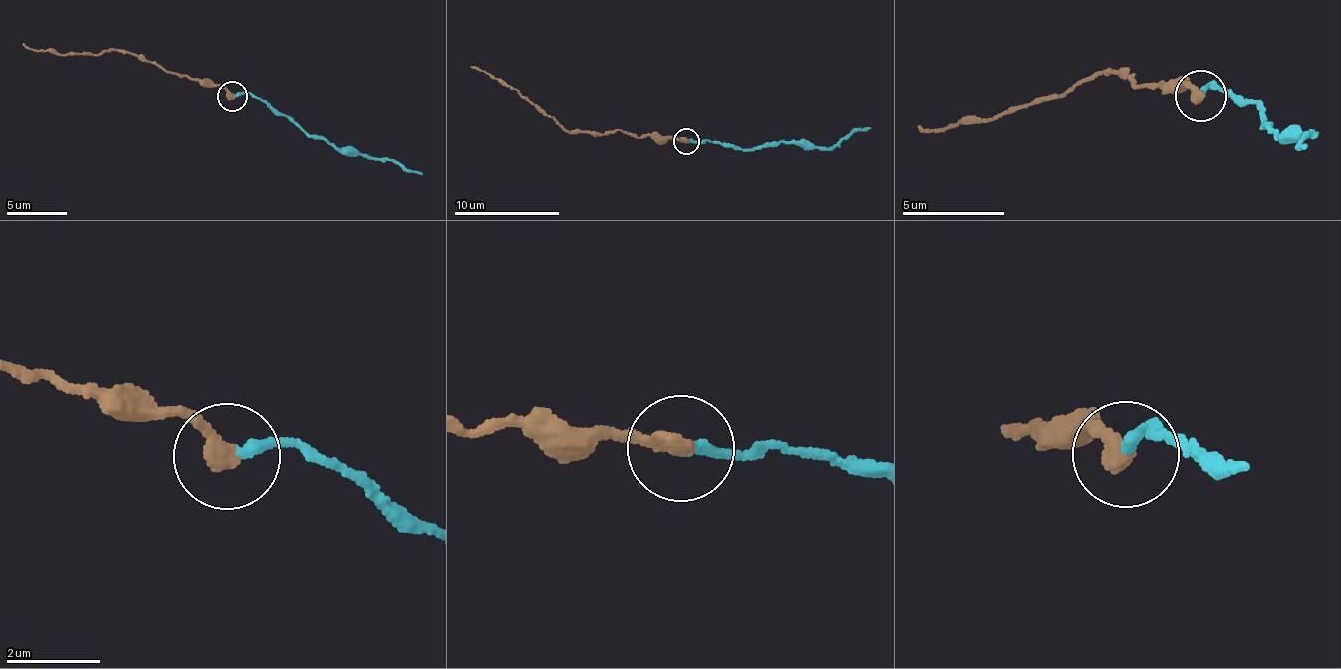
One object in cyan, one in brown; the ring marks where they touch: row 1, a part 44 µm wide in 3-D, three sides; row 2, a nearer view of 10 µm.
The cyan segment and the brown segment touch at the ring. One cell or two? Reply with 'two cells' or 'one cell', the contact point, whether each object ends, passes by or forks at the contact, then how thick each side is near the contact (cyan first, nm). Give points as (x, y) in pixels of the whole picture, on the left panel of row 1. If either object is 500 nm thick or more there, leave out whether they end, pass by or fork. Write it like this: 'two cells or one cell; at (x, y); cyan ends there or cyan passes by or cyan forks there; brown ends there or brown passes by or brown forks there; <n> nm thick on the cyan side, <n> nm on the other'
two cells; at (232, 96); cyan ends there; brown ends there; 240 nm thick on the cyan side, 400 nm on the other

